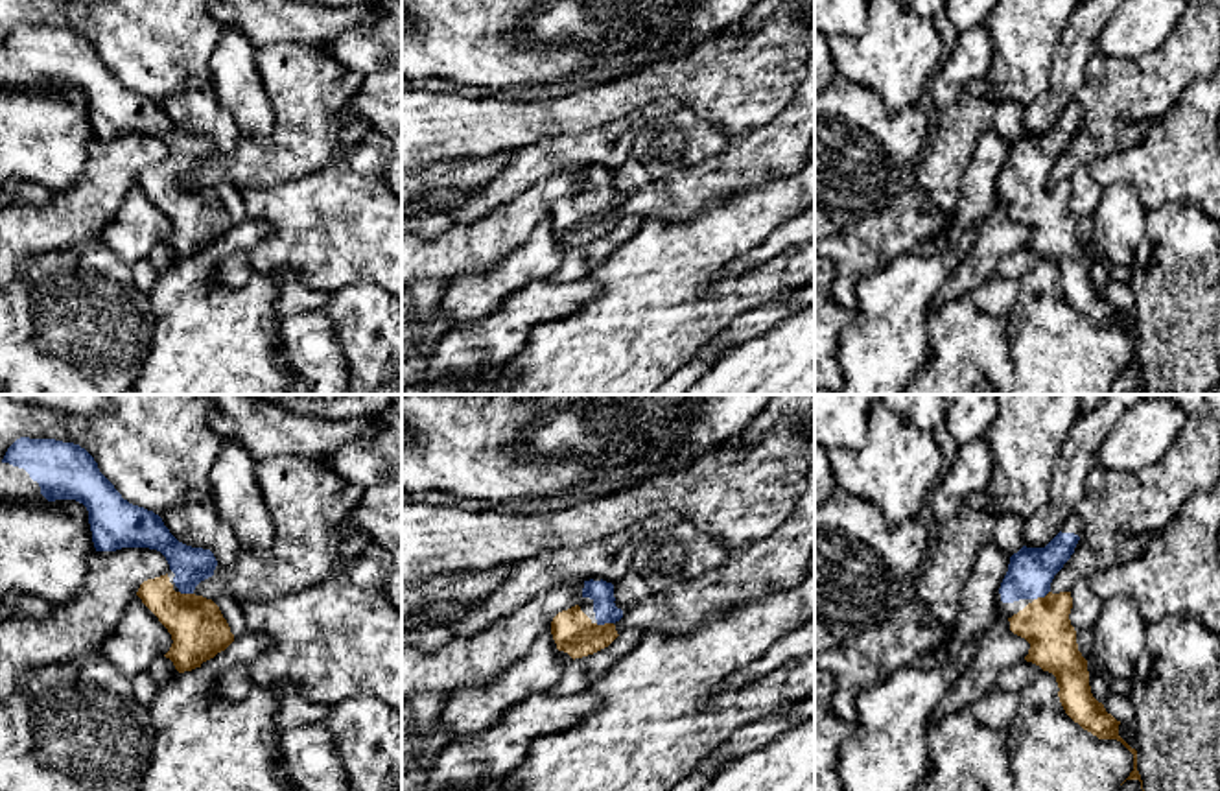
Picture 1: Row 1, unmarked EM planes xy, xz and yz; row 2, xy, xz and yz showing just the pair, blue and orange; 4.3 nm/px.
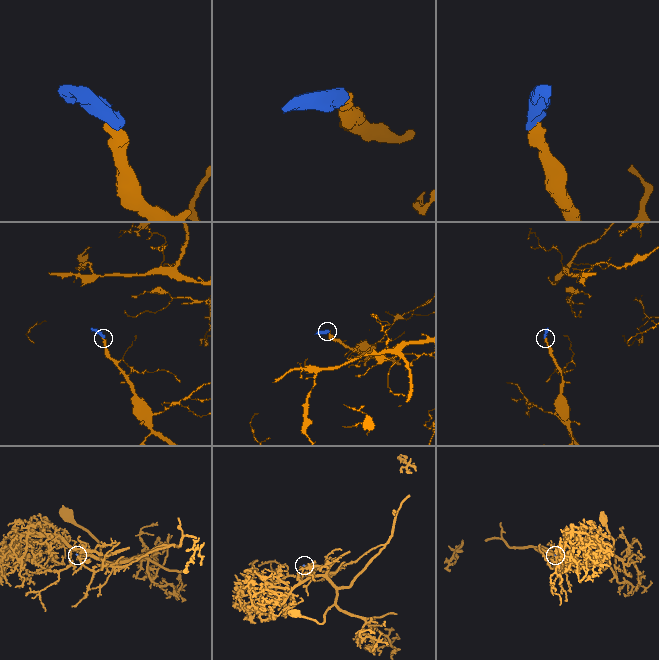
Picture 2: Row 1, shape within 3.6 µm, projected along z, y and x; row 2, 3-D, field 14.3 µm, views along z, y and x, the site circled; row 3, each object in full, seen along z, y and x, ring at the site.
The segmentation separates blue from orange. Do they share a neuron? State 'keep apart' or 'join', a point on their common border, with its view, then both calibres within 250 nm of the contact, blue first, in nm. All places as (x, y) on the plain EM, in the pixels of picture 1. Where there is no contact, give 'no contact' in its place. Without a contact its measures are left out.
join; meets blue in xz at (603, 211); 100 nm thick on the blue side, 190 nm on the other

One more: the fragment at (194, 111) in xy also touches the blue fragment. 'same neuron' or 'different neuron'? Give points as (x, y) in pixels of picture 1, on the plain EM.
different neuron

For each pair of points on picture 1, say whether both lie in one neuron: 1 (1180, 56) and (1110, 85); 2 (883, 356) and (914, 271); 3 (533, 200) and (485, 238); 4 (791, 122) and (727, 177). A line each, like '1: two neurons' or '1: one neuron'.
1: one neuron
2: one neuron
3: one neuron
4: one neuron

